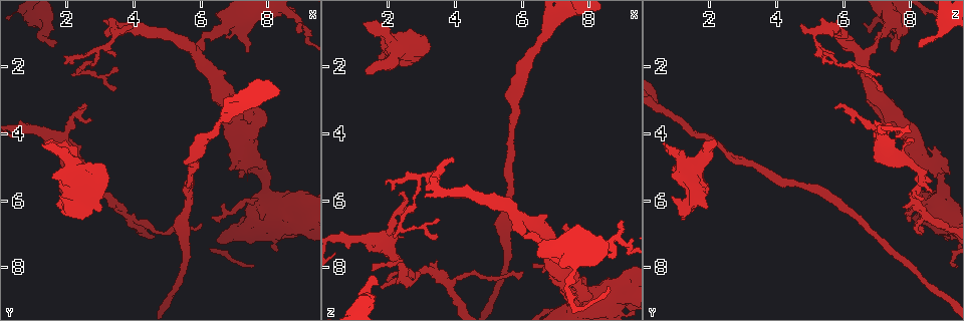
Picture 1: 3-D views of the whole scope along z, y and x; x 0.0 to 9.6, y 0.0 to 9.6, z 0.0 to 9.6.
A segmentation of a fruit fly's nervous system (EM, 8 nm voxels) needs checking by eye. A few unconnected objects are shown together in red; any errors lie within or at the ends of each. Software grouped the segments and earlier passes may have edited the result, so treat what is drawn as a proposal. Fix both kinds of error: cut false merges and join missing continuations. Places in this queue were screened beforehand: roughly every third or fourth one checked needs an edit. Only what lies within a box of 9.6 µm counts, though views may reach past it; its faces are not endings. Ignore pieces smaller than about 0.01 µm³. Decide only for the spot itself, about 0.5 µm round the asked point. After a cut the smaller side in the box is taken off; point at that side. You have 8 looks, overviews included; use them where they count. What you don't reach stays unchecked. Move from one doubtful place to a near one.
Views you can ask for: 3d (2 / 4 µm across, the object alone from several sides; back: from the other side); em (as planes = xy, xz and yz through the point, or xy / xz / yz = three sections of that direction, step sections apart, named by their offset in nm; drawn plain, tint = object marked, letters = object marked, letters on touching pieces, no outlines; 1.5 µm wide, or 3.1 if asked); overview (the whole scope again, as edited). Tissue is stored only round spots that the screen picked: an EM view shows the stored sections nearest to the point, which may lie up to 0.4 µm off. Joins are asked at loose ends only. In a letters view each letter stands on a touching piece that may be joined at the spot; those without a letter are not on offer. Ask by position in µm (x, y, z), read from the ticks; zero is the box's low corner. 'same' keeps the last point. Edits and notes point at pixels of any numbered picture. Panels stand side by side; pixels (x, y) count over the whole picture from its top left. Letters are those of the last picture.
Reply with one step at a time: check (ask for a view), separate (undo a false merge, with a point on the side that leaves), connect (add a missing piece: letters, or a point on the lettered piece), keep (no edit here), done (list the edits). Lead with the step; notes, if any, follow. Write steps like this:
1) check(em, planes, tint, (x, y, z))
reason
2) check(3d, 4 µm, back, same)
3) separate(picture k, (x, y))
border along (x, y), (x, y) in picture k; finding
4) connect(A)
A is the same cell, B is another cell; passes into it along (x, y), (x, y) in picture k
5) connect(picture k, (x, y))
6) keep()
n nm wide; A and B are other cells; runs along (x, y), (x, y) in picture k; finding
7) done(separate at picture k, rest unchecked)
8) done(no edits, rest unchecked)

check(3d, 4 µm, (1.25, 4.30, 0.70))
an open end

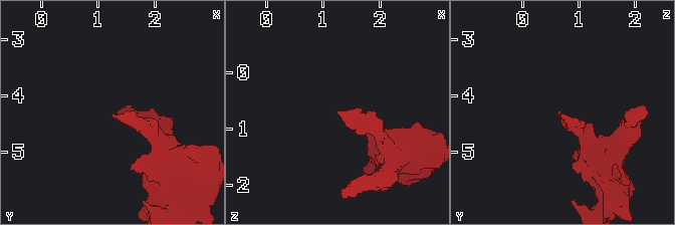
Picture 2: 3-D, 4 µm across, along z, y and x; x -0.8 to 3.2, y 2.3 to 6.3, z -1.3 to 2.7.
check(em, xz, step 4, tint, (1.30, 4.35, 0.65))

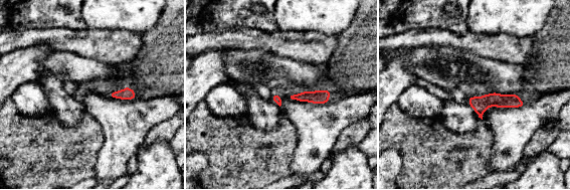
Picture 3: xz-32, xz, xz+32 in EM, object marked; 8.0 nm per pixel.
check(em, planes, letters, same)
another direction

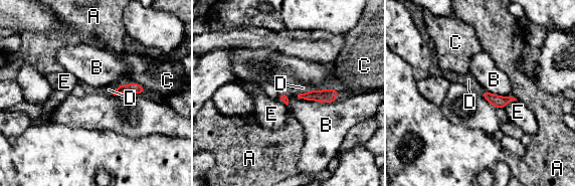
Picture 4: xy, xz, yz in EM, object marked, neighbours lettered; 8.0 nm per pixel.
connect(D)
D is the same cell, A, B, C and E are other cells; passes into it along (325, 96), (305, 92), (303, 87) in picture 4; the cell continues

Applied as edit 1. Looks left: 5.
check(overview)

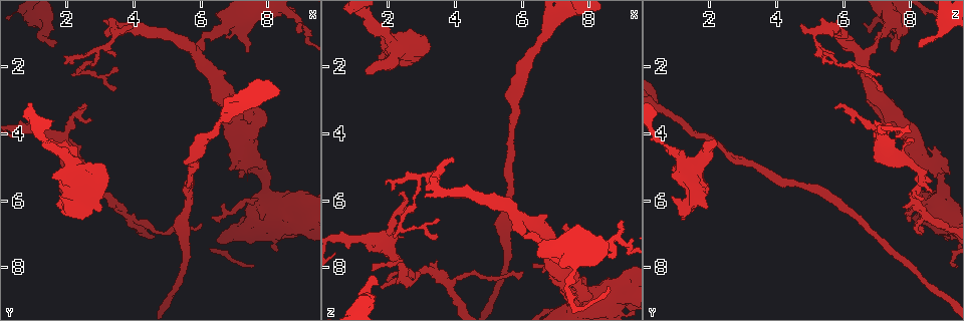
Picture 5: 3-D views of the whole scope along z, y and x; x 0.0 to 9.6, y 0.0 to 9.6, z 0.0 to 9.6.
check(3d, 4 µm, (1.60, 1.45, 8.35))
an open end

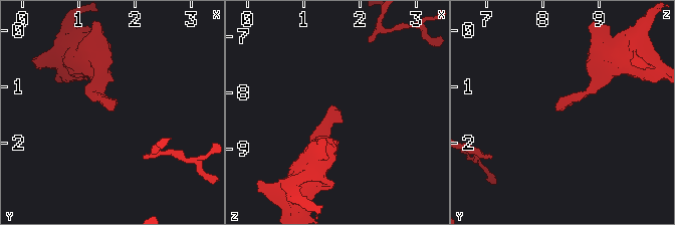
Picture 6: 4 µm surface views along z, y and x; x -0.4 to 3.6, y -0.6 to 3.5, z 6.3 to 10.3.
check(em, yz, step 4, tint, (1.65, 1.40, 8.30))

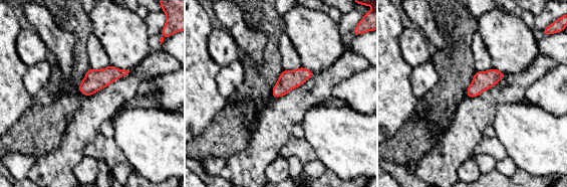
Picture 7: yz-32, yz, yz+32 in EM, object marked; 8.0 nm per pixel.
check(em, xz, step 8, letters, same)

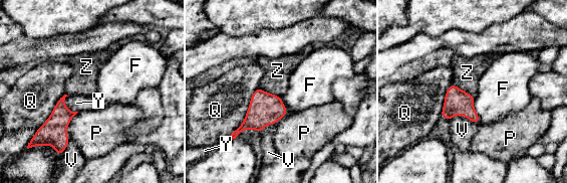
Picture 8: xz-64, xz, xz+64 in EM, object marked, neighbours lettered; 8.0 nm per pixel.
keep()
F, P, Q, V, Y and Z are other cells; border along (474, 97), (474, 110), (480, 123) in picture 8; no lettered piece goes on from it

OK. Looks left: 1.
done(connect at picture 4, rest unchecked)

